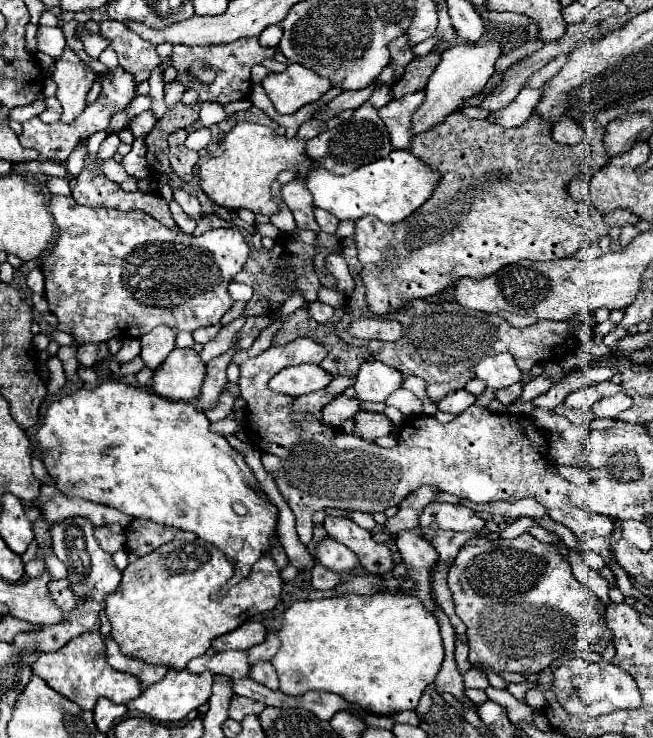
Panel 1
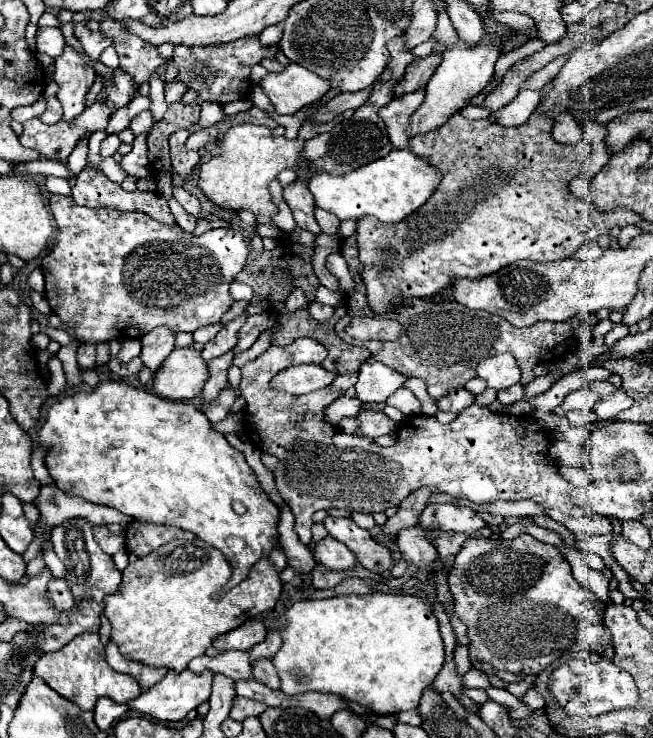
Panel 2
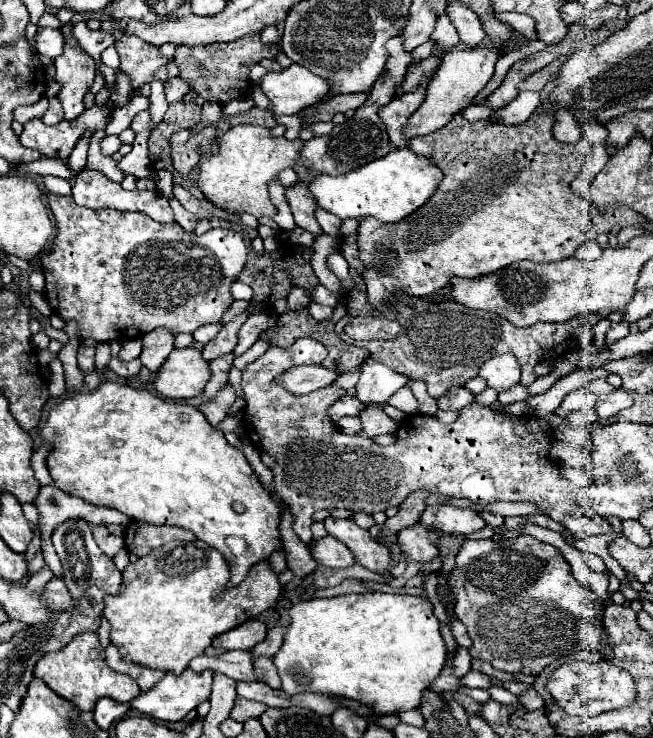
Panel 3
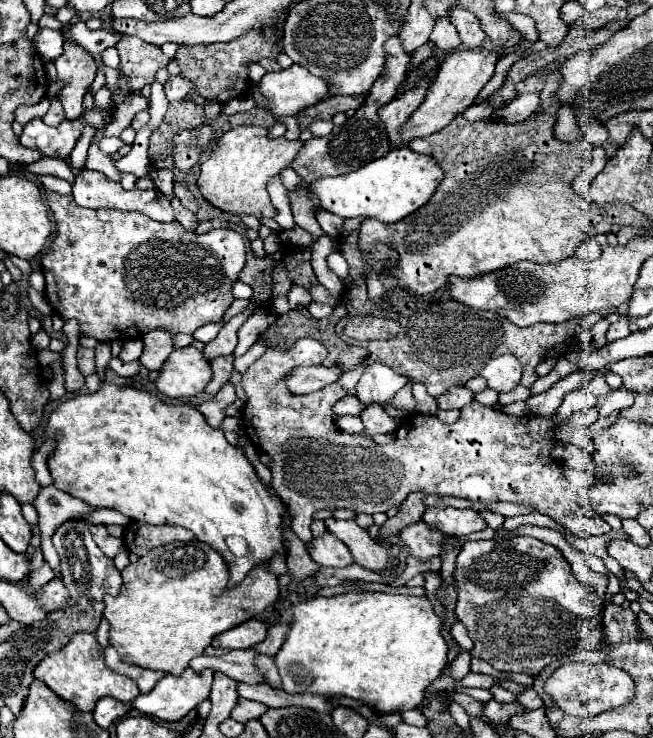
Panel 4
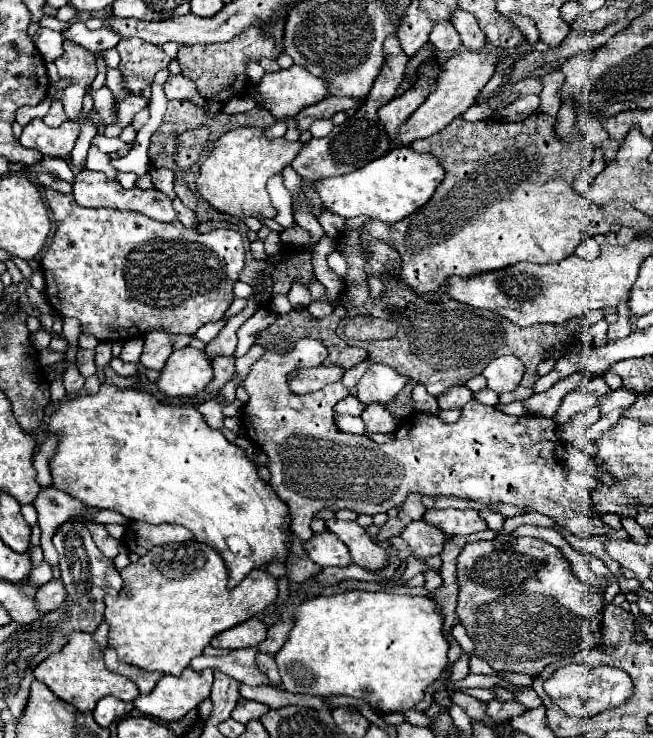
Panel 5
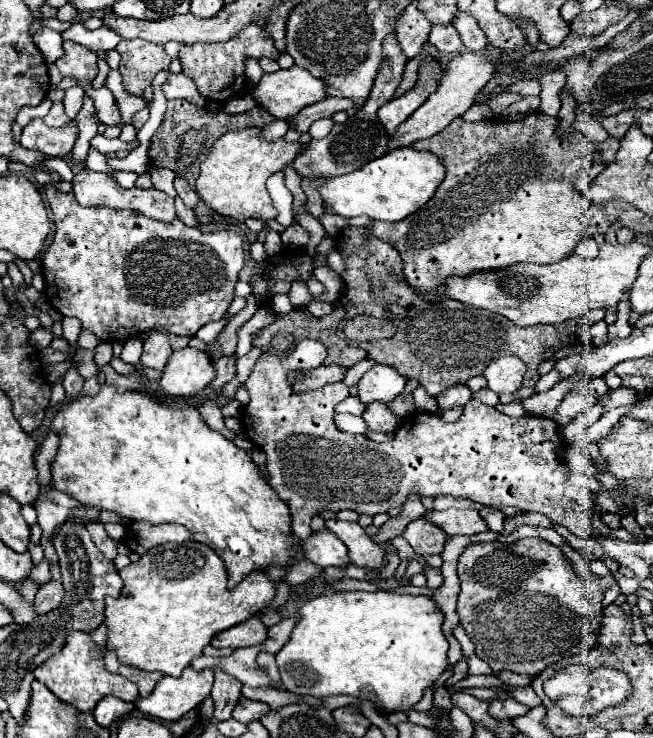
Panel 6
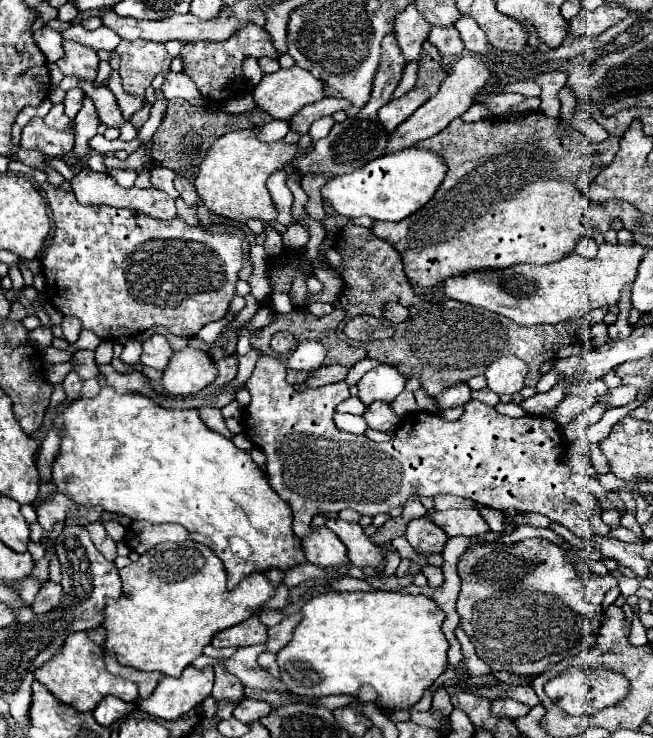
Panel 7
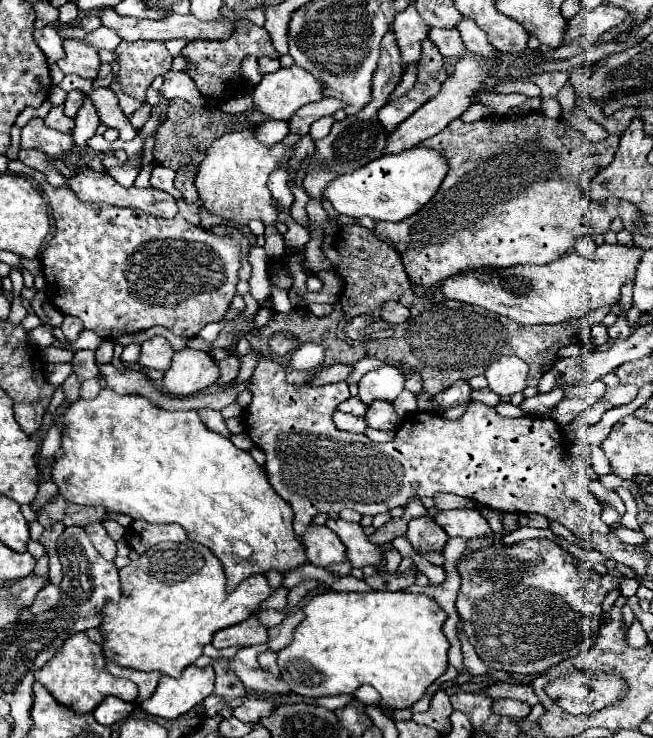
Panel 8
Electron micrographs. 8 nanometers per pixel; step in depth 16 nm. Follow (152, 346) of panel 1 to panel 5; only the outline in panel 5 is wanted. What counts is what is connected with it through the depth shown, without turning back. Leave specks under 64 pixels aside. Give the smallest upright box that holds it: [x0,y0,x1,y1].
[140,330,172,370]

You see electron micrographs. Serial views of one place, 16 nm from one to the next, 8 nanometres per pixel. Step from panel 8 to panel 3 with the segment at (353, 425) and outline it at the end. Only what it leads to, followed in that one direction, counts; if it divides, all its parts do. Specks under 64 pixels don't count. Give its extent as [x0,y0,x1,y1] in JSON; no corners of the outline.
[337,416,362,434]

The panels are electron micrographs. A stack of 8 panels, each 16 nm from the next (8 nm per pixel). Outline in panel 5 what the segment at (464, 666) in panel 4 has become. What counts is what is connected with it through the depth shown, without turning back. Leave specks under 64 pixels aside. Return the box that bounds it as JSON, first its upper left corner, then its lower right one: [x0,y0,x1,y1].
[451,653,469,683]

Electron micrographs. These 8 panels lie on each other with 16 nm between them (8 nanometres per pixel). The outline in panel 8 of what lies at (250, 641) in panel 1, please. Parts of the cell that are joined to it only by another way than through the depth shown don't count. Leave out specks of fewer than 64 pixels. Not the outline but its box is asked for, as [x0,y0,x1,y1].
[212,614,268,650]

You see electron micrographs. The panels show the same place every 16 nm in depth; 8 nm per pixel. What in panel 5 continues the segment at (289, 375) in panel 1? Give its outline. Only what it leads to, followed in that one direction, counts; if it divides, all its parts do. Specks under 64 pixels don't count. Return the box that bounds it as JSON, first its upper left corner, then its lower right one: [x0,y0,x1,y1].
[288,366,344,394]

